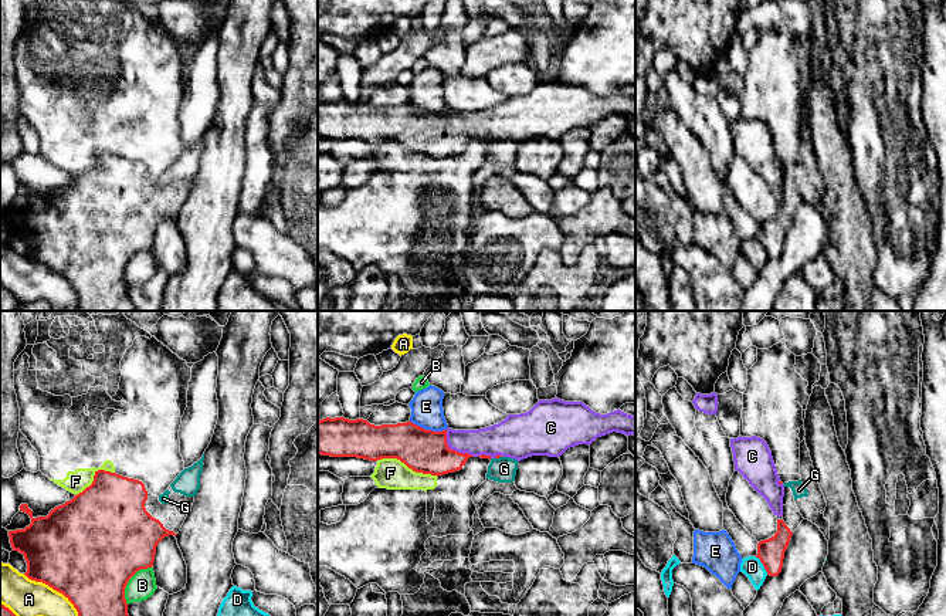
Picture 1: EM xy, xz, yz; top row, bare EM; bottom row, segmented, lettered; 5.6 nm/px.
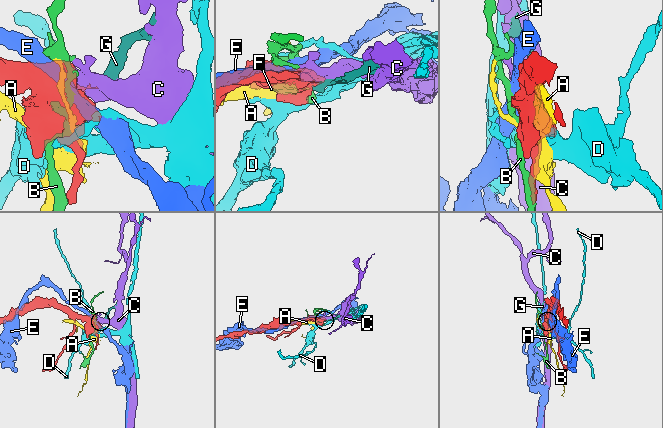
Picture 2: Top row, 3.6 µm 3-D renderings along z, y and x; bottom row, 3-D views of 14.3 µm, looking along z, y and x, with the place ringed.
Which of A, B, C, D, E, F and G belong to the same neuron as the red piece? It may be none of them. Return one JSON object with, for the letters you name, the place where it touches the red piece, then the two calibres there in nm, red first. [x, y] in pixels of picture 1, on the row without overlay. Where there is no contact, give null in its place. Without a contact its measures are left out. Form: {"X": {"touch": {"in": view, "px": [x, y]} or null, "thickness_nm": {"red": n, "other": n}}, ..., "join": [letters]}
{"C": {"touch": {"in": "xz", "px": [454, 132]}, "thickness_nm": {"red": 240, "other": 170}}, "join": ["C"]}

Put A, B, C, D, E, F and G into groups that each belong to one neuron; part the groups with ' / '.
A / B / C / D / E / F G

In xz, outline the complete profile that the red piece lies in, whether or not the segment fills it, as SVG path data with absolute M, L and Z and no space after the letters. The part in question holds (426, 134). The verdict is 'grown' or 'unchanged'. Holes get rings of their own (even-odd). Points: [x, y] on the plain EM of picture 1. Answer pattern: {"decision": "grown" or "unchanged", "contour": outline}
{"decision": "grown", "contour": "M555 79L539 82L526 95L508 97L501 105L479 112L433 114L411 104L374 108L363 101L326 99L318 104L318 136L370 143L397 141L416 155L438 159L461 152L469 139L489 142L509 139L518 143L532 138L560 139L570 129L590 128L597 119L613 114L635 118L635 98L620 91L600 97L583 84L564 84Z"}

